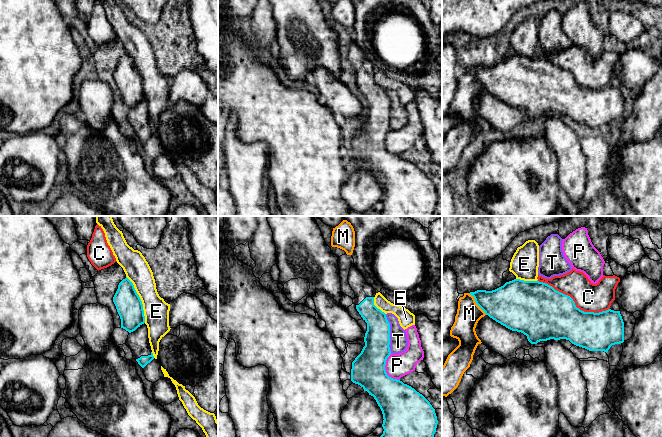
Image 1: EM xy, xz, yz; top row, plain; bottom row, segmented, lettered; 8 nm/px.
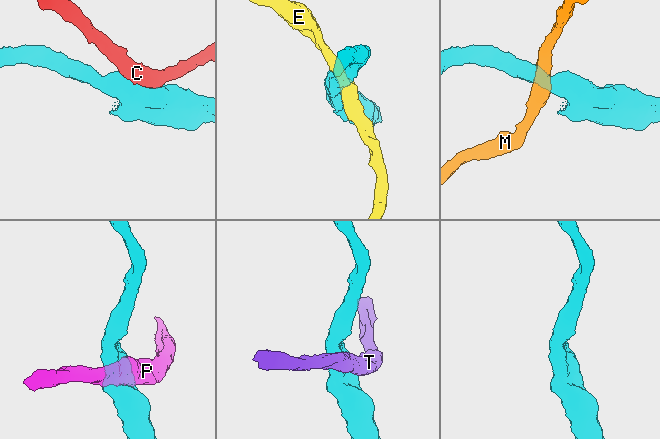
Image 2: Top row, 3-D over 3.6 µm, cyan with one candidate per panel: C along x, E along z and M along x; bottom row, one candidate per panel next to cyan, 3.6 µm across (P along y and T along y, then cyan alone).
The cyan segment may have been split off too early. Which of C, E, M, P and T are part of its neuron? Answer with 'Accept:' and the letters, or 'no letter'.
Accept: no letter

